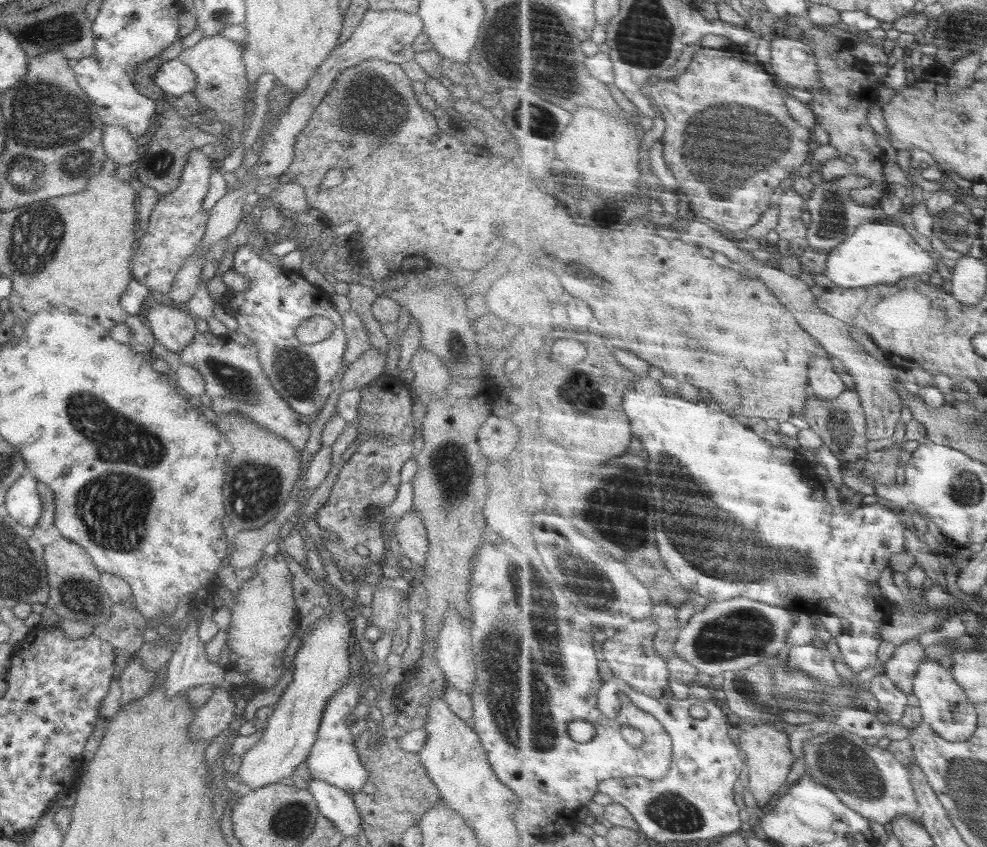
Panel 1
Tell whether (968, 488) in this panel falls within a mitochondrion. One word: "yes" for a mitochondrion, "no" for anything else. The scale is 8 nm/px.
yes

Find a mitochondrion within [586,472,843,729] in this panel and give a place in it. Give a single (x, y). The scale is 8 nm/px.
(744, 632)

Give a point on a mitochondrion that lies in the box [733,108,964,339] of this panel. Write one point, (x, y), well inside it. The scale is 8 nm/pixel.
(834, 221)

